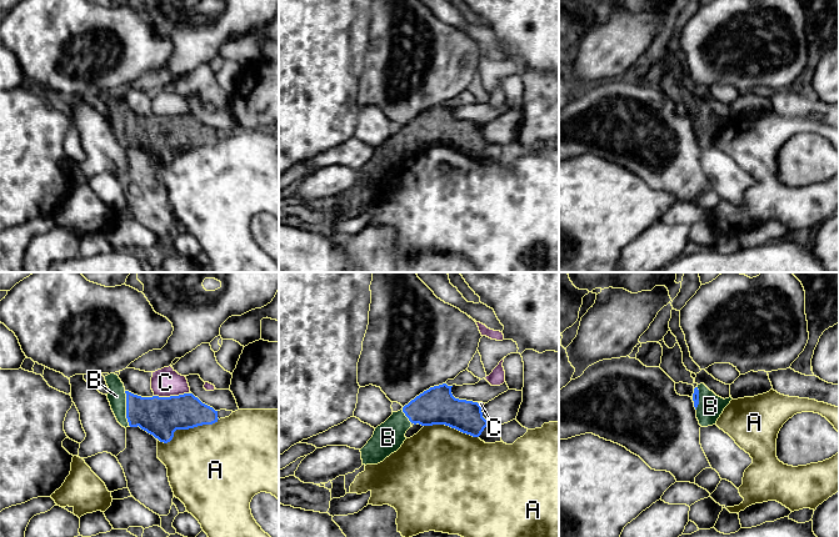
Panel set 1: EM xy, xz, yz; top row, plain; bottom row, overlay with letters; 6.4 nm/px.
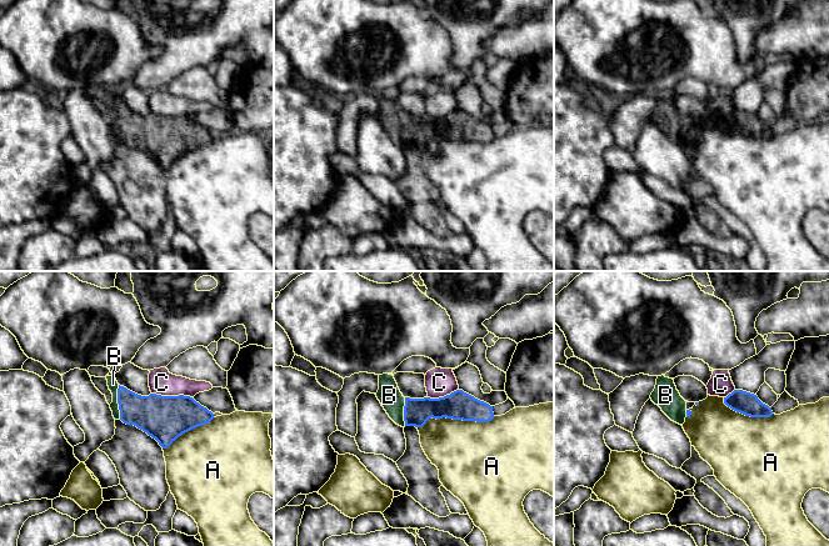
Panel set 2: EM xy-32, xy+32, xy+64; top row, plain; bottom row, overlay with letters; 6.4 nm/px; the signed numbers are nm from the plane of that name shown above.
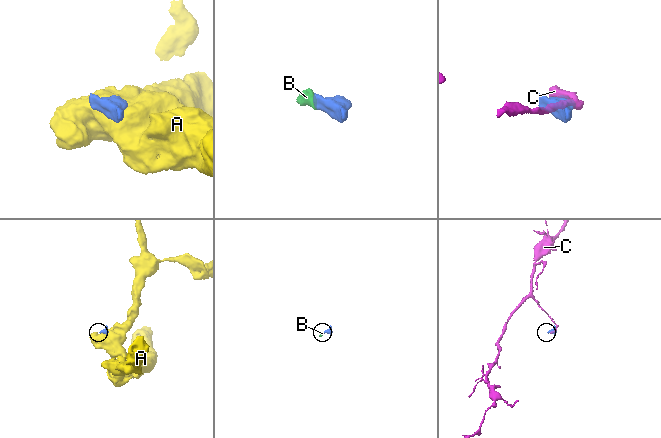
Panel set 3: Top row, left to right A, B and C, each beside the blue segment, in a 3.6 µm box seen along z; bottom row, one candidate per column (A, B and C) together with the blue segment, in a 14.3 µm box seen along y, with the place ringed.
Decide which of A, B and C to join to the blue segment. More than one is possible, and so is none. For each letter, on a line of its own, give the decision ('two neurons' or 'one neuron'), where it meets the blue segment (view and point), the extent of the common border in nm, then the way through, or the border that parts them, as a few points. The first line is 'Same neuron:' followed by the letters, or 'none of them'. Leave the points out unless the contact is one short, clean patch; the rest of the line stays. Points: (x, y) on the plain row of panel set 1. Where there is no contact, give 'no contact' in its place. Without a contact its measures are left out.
Same neuron: B
A: two neurons; meets blue in xy at (185, 149); contact 420 nm long
B: one neuron; meets blue in xy at (126, 129); contact 220 nm long; runs through xy (159, 136), (126, 129), (116, 116)
C: two neurons; meets blue in xy at (171, 116); contact 240 nm long; border along xy (190, 113), (154, 116)

